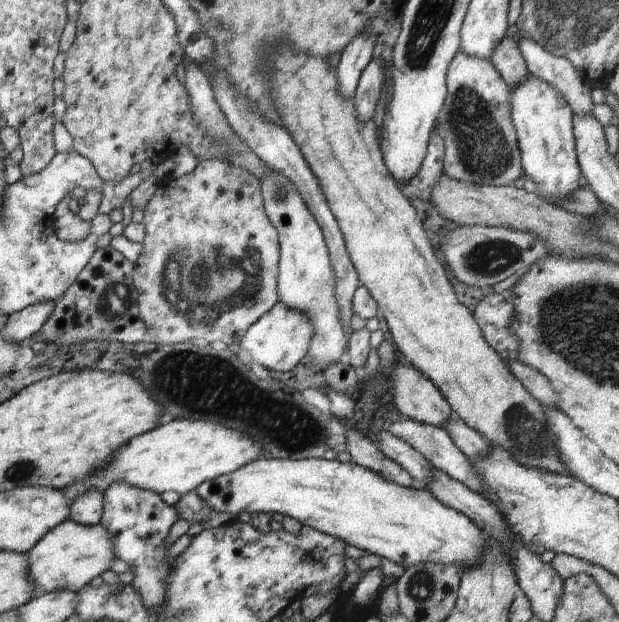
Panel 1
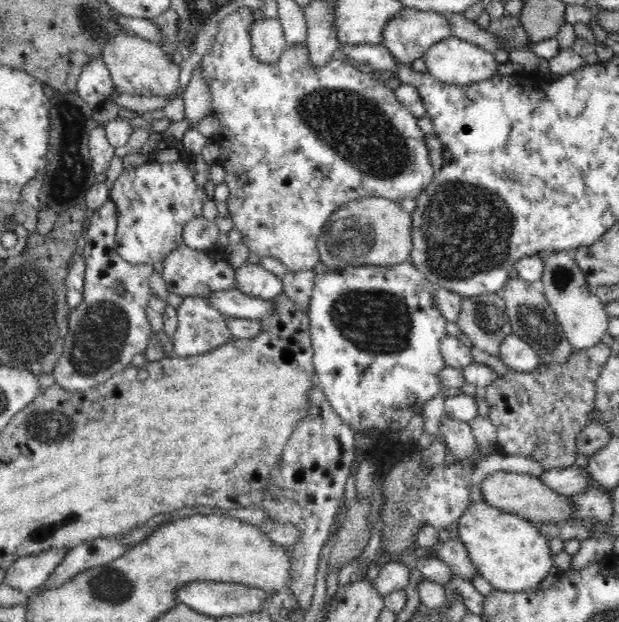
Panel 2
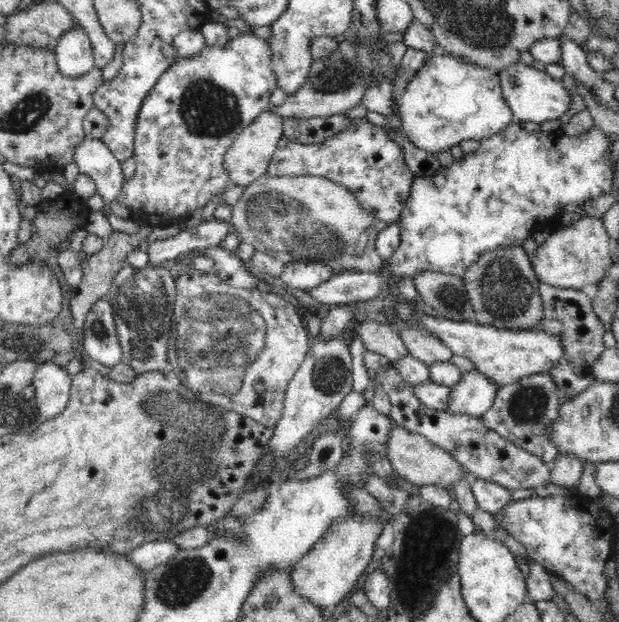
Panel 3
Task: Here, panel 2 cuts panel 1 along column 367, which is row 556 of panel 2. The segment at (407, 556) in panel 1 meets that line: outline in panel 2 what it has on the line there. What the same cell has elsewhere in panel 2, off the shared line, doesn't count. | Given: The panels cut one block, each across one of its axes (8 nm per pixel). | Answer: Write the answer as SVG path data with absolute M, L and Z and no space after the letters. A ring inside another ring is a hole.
M485 501L472 503L452 530L466 547L478 574L496 591L536 589L554 565L547 538L530 520L506 513Z

